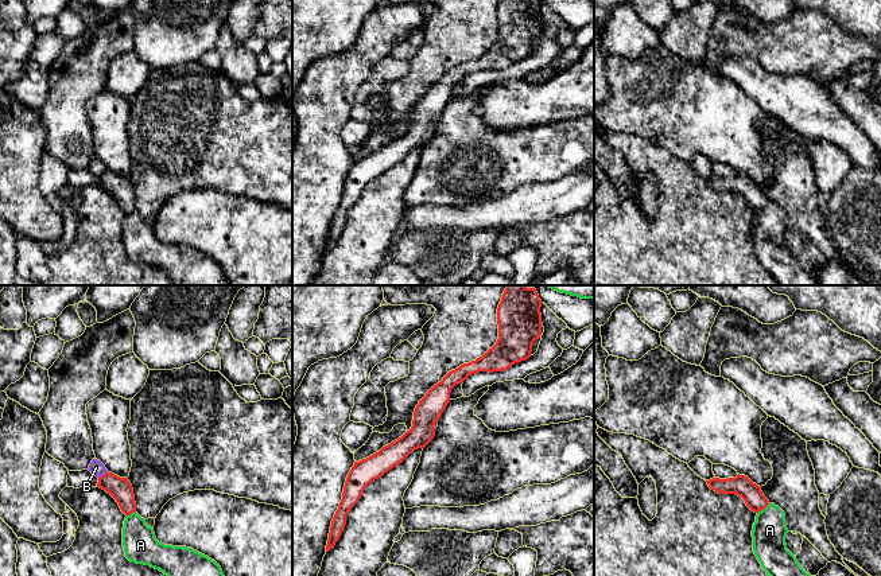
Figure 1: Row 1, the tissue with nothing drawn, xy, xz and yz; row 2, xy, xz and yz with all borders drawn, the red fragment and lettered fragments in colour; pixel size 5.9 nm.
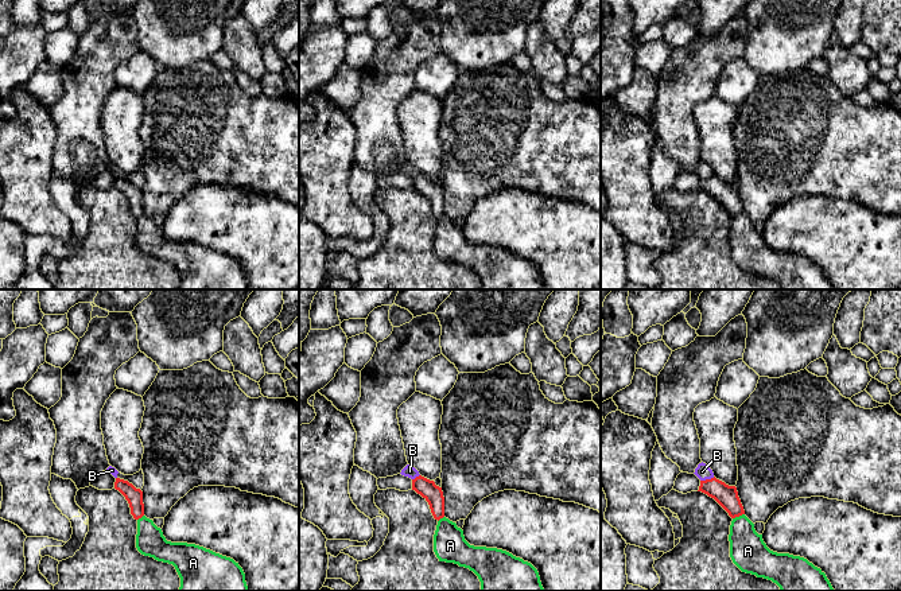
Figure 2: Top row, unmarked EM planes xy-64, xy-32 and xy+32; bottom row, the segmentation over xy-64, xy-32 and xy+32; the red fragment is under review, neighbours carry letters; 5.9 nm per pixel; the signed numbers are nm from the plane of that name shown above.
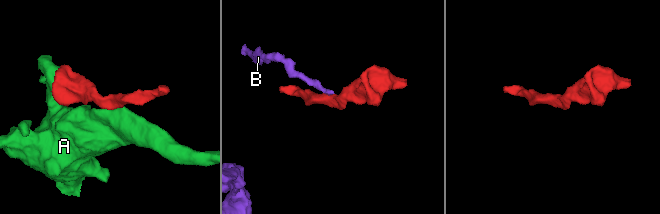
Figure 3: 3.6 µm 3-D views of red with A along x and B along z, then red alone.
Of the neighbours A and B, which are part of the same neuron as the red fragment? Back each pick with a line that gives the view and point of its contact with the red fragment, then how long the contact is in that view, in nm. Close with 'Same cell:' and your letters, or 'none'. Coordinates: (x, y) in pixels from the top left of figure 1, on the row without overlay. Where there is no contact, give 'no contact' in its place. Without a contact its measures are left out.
Same cell: none

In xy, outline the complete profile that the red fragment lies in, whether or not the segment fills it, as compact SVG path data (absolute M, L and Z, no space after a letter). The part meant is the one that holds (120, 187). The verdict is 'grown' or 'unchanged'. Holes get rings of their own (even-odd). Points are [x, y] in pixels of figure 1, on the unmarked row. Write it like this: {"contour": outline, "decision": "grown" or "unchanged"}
{"contour": "M105 171L98 176L97 186L110 192L125 214L136 210L133 187L128 176L120 176L112 171Z", "decision": "unchanged"}

